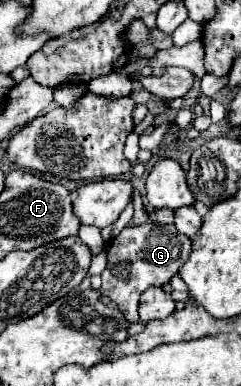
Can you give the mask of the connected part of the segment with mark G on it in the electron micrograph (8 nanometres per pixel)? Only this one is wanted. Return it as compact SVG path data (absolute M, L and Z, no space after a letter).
M143 223L135 227L129 225L107 245L107 267L101 273L103 279L101 295L117 303L117 307L121 309L121 313L125 313L125 319L129 323L137 323L139 295L147 287L165 285L187 261L189 251L191 251L189 237L177 233L175 225L157 225L157 223Z

